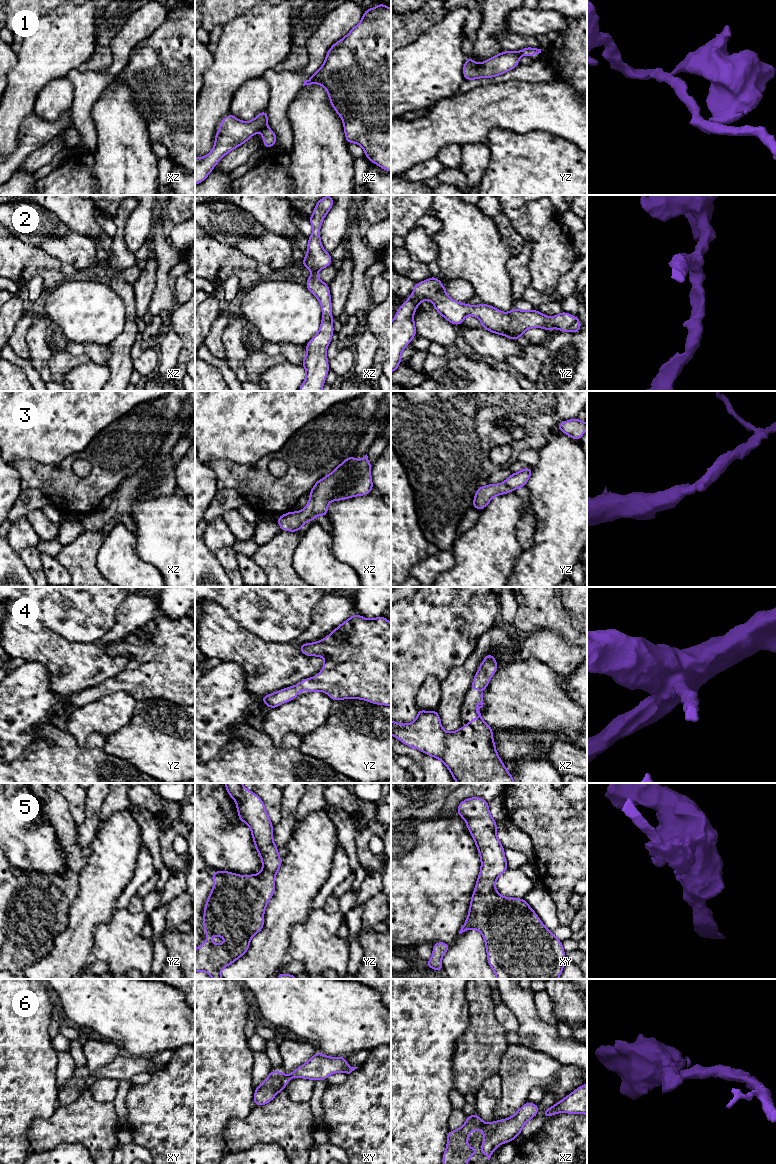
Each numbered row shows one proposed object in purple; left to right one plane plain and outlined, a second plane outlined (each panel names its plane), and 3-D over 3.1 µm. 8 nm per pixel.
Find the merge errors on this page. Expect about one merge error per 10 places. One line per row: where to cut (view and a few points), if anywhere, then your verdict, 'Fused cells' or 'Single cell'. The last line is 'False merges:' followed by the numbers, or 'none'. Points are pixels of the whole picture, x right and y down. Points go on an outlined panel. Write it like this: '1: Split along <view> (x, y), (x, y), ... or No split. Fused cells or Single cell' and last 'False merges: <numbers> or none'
1: Split along xz (267, 127), (264, 129). Fused cells
2: No split. Single cell
3: No split. Single cell
4: No split. Single cell
5: No split. Single cell
6: No split. Single cell
False merges: 1

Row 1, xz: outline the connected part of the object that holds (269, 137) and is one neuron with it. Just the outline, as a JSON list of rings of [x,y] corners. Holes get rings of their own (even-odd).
[[[268,127],[261,132],[261,137],[263,138],[265,149],[267,150],[270,150],[271,147],[277,142],[276,134]]]

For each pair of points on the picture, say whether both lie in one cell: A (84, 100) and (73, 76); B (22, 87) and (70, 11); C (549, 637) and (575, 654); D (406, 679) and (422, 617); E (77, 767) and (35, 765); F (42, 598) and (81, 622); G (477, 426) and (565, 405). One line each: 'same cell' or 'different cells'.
A: same cell
B: same cell
C: same cell
D: same cell
E: same cell
F: same cell
G: same cell

